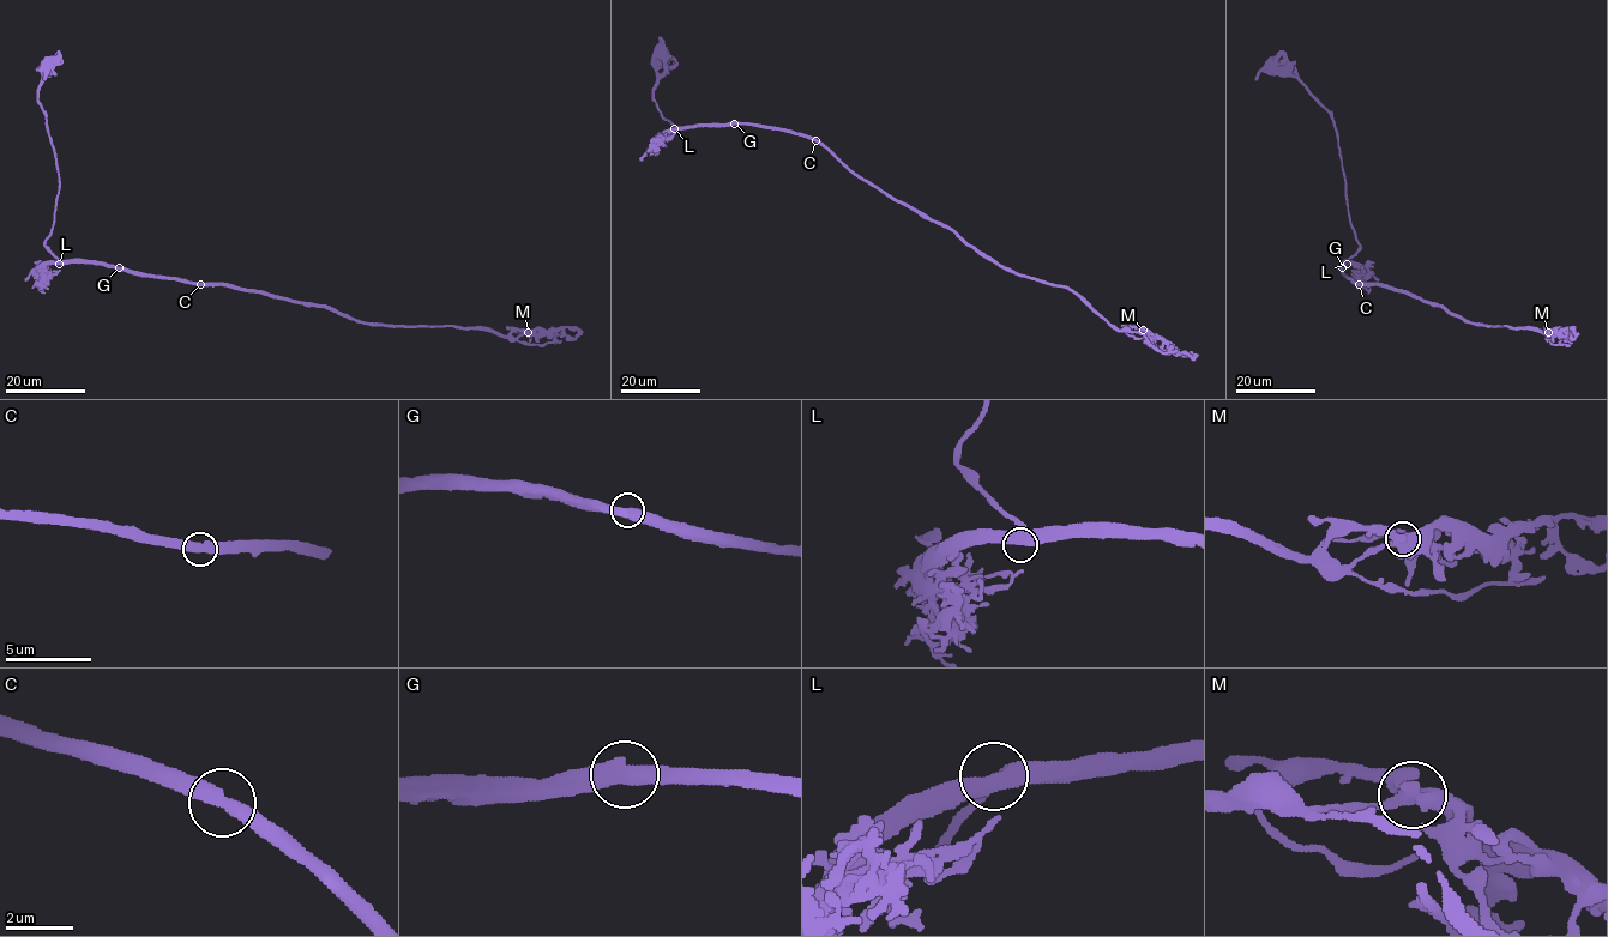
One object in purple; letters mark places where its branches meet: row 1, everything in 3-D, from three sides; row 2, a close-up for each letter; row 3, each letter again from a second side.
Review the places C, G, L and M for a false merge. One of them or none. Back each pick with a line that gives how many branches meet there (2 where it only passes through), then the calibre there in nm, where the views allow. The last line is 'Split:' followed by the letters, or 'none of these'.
M: 3 | 480 nm
Split: M

